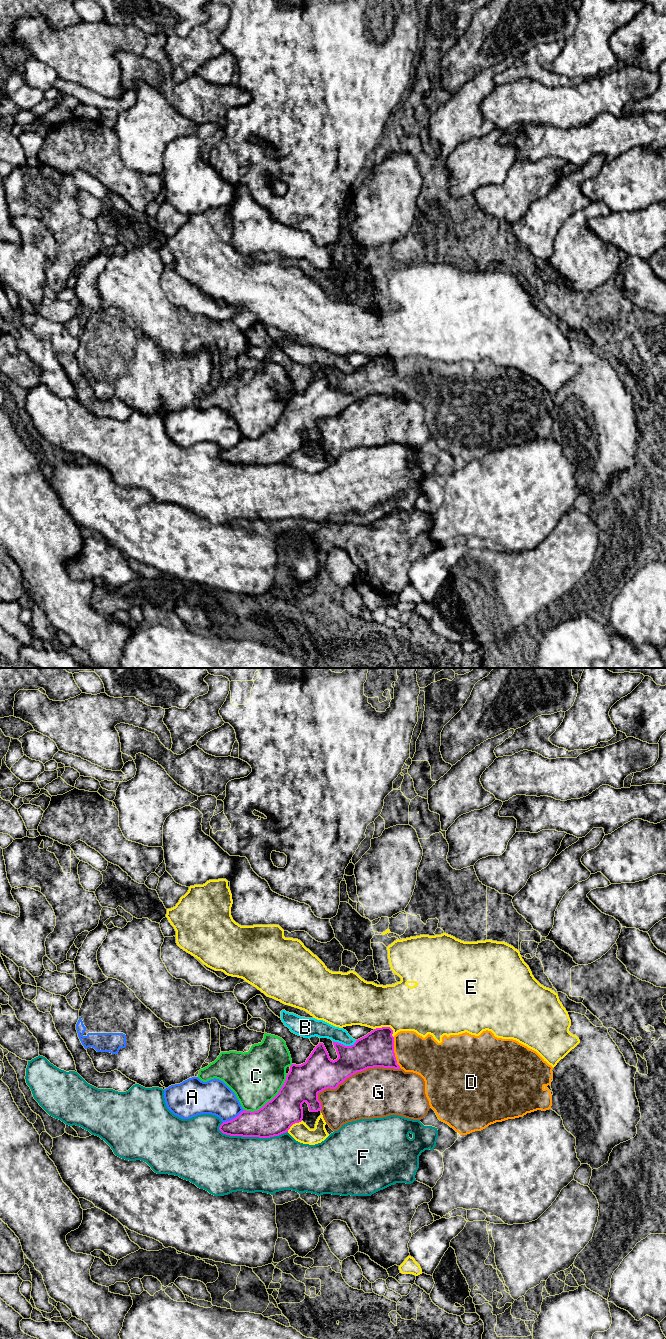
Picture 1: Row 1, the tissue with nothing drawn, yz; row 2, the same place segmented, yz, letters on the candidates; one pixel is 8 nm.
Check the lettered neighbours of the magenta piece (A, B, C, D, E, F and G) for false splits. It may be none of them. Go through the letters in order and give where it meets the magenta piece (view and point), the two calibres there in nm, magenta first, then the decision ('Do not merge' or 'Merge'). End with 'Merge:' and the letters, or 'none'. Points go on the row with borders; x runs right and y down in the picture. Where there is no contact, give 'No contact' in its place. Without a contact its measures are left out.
A: Touches magenta at yz (234, 1118). Thickness 240 nm (magenta) against 280 nm. Do not merge
B: Touches magenta at yz (344, 1045). Thickness 280 nm (magenta) against 140 nm. Do not merge
C: Touches magenta at yz (271, 1100). Thickness 280 nm (magenta) against 420 nm. Do not merge
D: Touches magenta at yz (393, 1052). Thickness 280 nm (magenta) against 300 nm. Merge
E: Touches magenta at yz (387, 1027). Thickness 280 nm (magenta) against 380 nm. Do not merge
F: Touches magenta at yz (252, 1136). Thickness 280 nm (magenta) against 440 nm. Do not merge
G: Touches magenta at yz (351, 1075). Thickness 280 nm (magenta) against 400 nm. Do not merge
Merge: D

